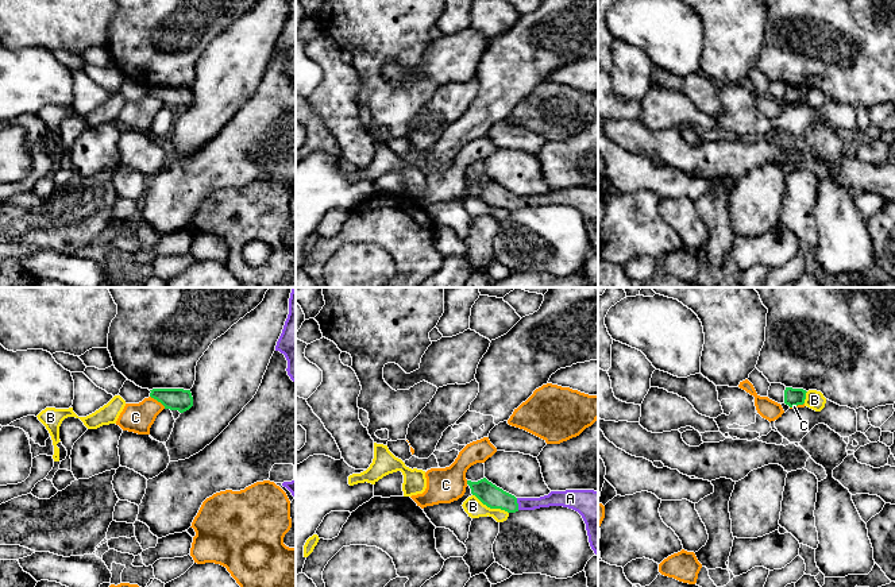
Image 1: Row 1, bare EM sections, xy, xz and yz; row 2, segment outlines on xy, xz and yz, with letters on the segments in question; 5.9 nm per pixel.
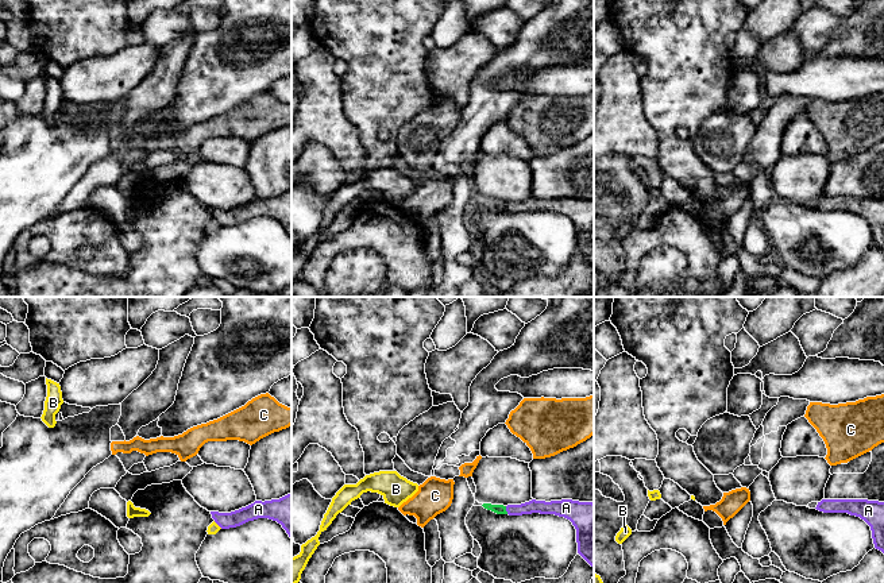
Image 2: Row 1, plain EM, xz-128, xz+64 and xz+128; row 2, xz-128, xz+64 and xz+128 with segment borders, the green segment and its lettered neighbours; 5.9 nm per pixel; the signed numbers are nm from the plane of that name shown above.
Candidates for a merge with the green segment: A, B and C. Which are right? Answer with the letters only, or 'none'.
A

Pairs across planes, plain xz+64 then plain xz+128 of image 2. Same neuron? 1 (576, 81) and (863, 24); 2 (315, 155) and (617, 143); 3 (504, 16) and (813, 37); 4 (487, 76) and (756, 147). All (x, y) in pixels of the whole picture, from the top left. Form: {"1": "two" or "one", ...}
{"1": "two", "2": "two", "3": "one", "4": "one"}

